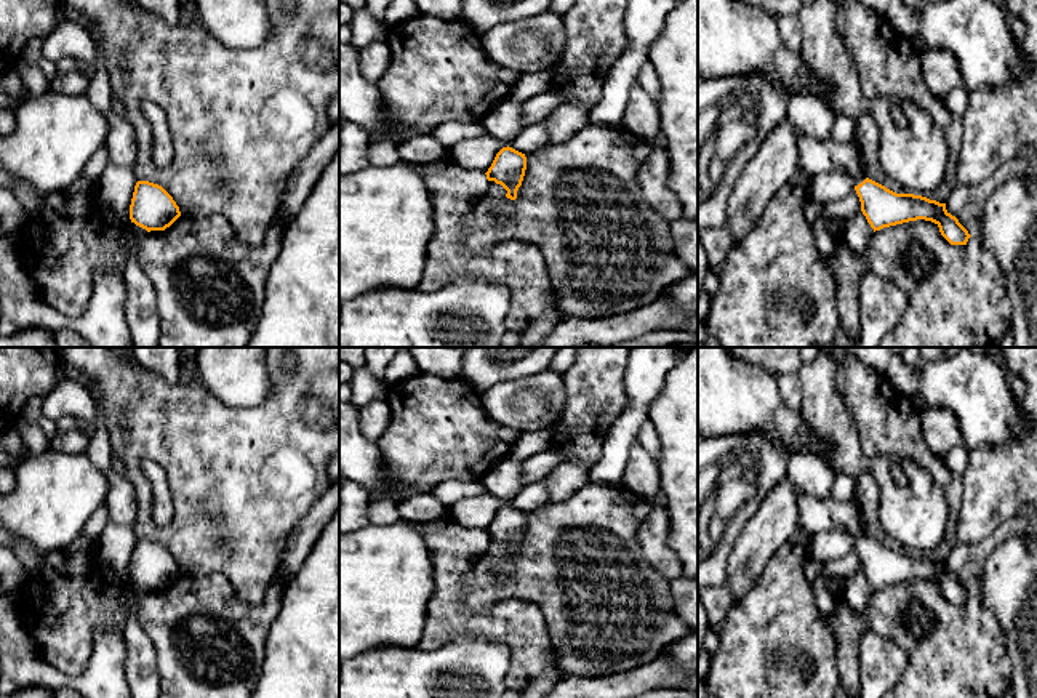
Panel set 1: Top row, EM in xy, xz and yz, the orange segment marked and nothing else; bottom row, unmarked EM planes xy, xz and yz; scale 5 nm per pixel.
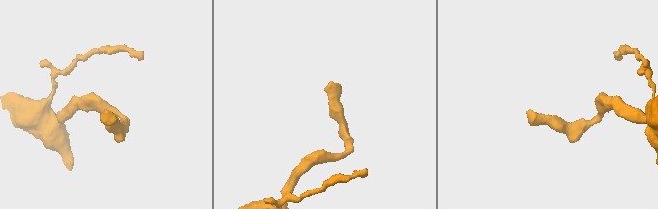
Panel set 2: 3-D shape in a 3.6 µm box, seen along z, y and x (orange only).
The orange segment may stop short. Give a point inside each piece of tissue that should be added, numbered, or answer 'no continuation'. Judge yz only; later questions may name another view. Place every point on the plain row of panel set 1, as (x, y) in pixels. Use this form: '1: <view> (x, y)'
1: yz (828, 514)

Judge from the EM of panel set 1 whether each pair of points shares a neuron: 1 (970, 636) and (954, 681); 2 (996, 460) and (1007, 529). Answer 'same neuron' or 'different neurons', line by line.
1: same neuron
2: different neurons

